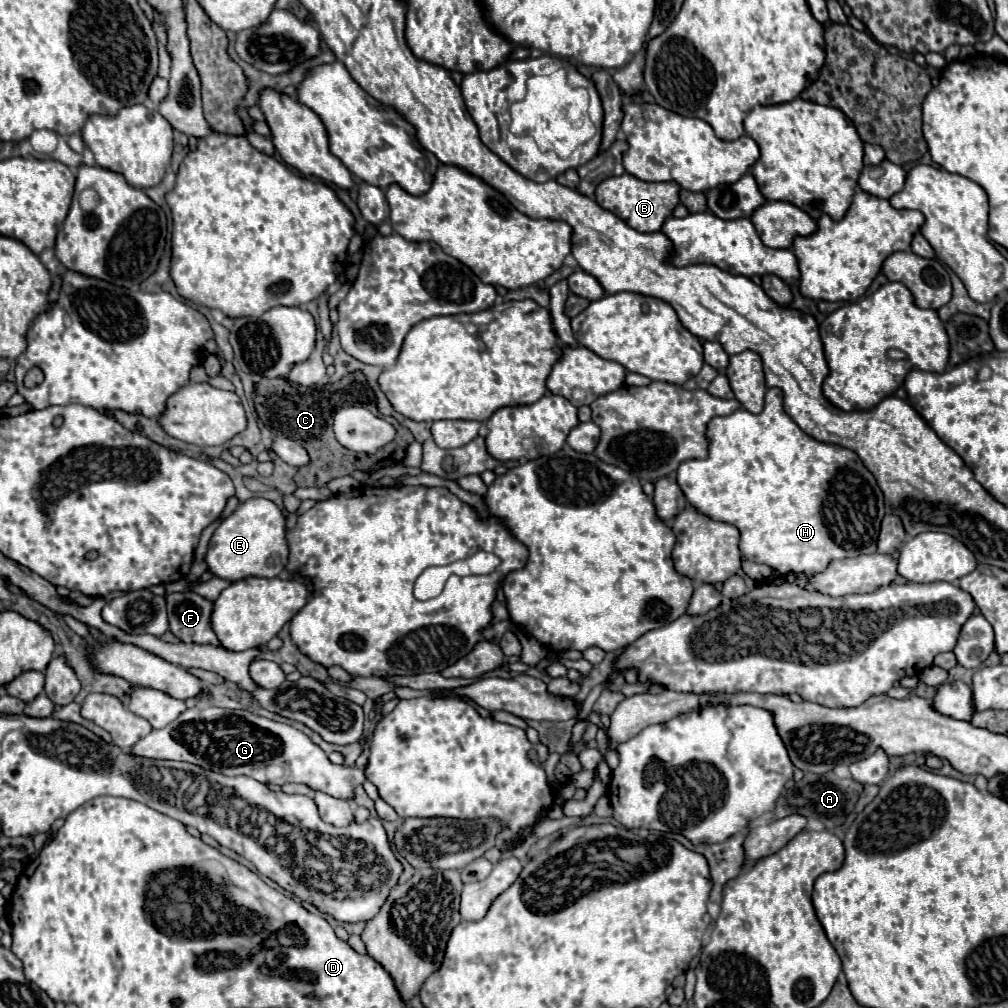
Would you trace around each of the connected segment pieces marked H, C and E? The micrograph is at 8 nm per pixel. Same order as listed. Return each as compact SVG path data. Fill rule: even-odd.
M768 389L766 391L766 403L764 403L764 411L758 415L752 415L744 409L734 411L732 415L726 417L714 417L708 423L708 439L710 439L710 449L708 449L708 459L698 461L684 461L678 471L676 471L676 481L682 487L687 500L704 515L708 515L710 519L716 521L724 521L734 525L742 539L740 539L740 551L746 559L756 563L764 563L772 569L776 569L780 575L796 575L796 573L820 573L820 569L826 569L828 563L832 563L834 559L846 559L846 557L858 557L862 553L876 553L876 537L880 531L880 521L884 517L884 495L874 479L874 475L864 467L864 463L860 461L860 457L850 451L844 449L840 445L828 445L828 443L820 443L814 437L806 435L796 421L784 411L782 407L782 391L780 389Z
M360 371L348 373L346 377L342 377L336 383L328 383L324 387L302 387L296 383L290 383L284 377L278 379L268 379L264 377L258 385L256 385L256 393L254 393L254 403L256 403L256 411L260 415L260 419L274 427L274 431L284 433L286 437L298 441L310 455L310 465L300 469L296 473L296 483L298 487L326 487L328 481L336 479L336 477L344 477L344 475L352 475L354 471L364 471L364 473L374 473L378 467L392 467L404 461L406 457L406 449L408 445L414 441L412 433L402 427L394 417L384 417L378 411L378 403L376 403L376 395L370 389L366 377ZM344 405L362 405L366 407L370 413L376 413L378 417L384 417L388 423L394 425L396 429L396 437L394 441L390 441L386 447L380 447L374 455L366 455L366 453L352 453L346 451L342 445L338 445L334 433L332 433L332 415L336 413L336 409L344 407Z
M252 497L240 503L236 511L218 525L206 553L206 563L216 577L228 581L282 575L288 565L286 517L282 509L266 497Z

